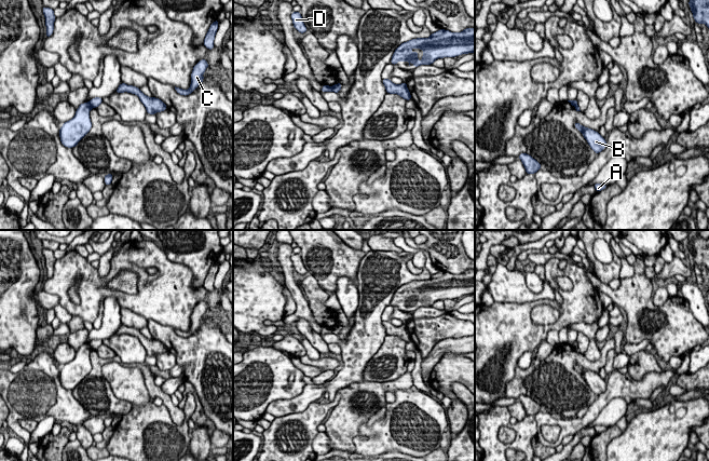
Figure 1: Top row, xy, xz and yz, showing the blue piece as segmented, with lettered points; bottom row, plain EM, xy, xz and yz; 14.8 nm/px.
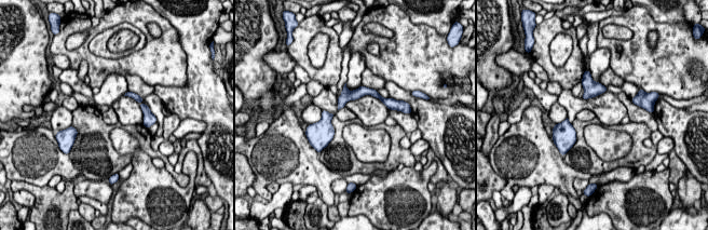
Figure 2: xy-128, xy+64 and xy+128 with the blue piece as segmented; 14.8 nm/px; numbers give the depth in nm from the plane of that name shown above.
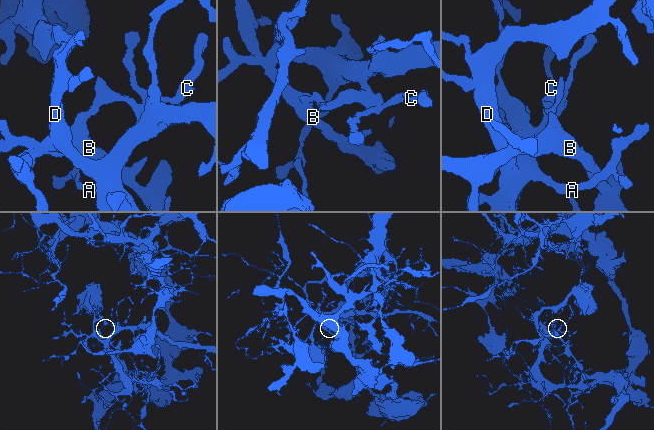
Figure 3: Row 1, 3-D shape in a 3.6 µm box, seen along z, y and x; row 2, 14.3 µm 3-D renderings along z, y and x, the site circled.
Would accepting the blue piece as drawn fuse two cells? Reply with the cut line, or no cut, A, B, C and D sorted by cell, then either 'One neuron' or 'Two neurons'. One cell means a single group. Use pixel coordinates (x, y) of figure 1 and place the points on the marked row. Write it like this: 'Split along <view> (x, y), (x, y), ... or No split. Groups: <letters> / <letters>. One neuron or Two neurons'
Split along xy (89, 102), (92, 107). Groups: A C D / B. Two neurons

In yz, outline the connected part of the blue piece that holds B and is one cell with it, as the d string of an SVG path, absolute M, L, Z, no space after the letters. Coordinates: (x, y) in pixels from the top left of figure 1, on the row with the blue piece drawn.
M575 122L574 126L583 134L584 138L587 140L588 145L596 154L605 149L606 140L599 134L599 132L585 127L578 122Z

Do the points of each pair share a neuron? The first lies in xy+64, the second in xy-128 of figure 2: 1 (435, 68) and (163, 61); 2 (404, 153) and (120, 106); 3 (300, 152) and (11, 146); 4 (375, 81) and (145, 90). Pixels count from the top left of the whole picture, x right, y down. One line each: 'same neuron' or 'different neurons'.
1: same neuron
2: different neurons
3: same neuron
4: same neuron

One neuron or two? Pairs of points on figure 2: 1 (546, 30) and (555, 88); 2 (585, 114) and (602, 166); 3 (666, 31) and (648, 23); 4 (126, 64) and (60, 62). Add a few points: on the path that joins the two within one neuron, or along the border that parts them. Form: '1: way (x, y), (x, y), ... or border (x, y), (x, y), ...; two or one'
1: border (549, 81), (556, 81), (562, 89); two
2: border (596, 117), (589, 120), (575, 119); two
3: way (662, 28), (652, 26); one
4: border (54, 54), (64, 54), (68, 58), (70, 67); two

